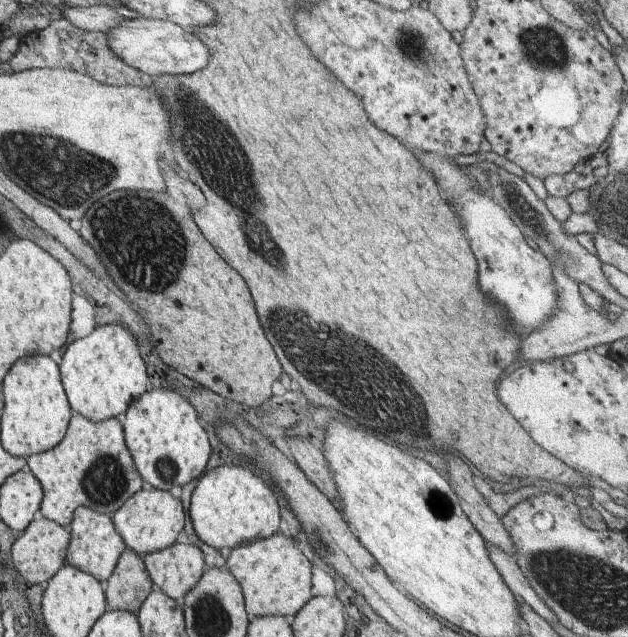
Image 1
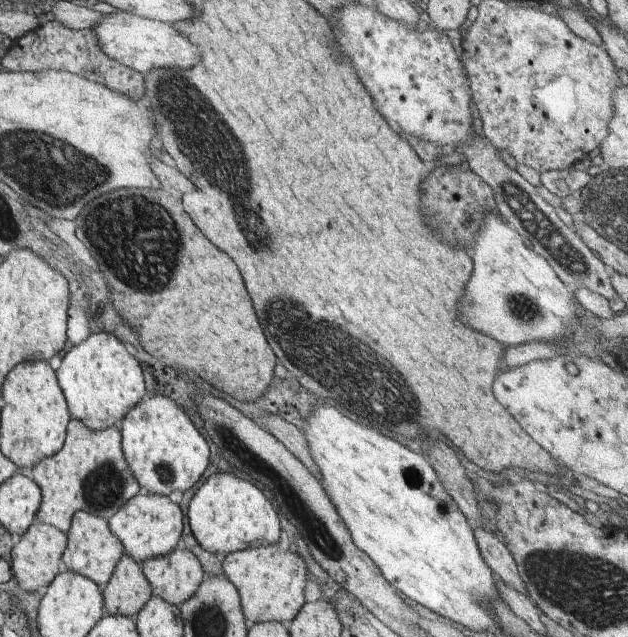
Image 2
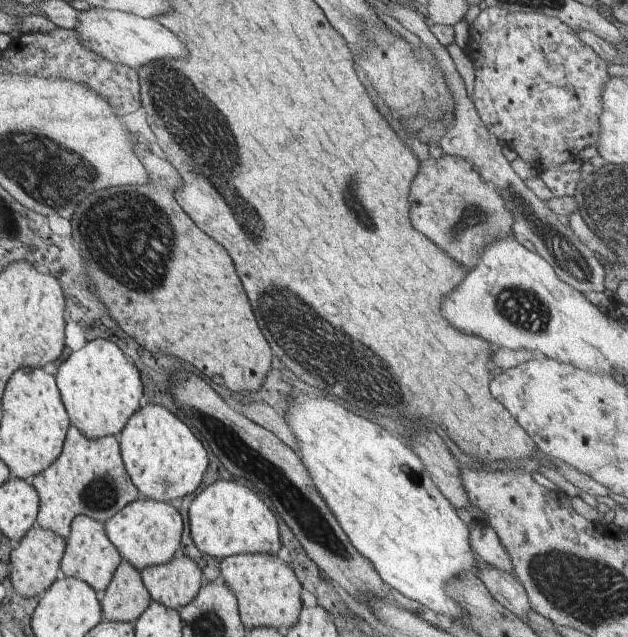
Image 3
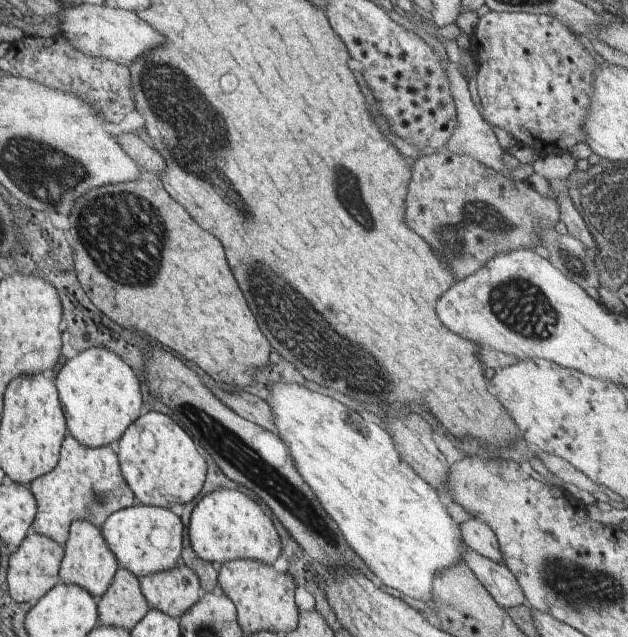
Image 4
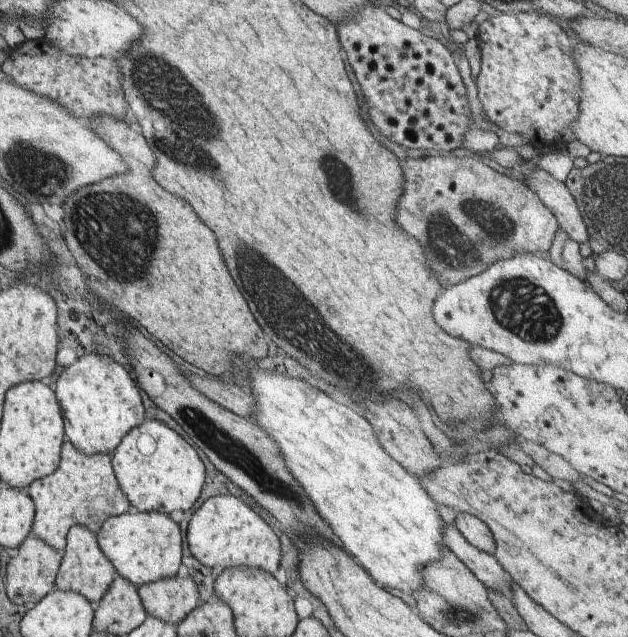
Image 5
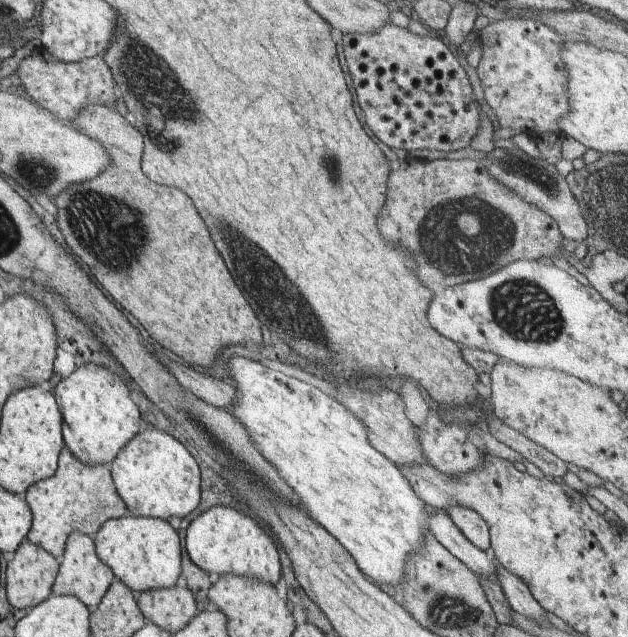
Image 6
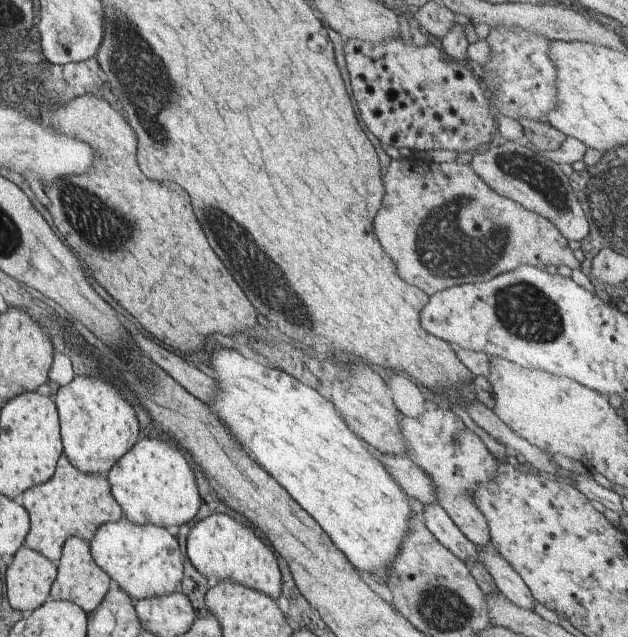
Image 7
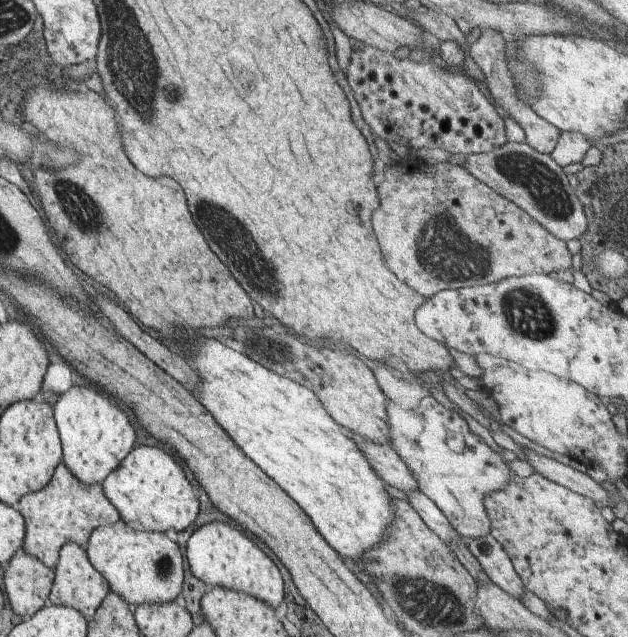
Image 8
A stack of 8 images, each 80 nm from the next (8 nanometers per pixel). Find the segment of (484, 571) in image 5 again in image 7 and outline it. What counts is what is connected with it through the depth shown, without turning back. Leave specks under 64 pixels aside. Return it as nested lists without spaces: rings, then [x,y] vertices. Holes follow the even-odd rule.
[[[438,503],[424,505],[423,512],[426,526],[440,544],[449,548],[460,560],[474,558],[477,555],[475,544],[460,532],[446,511]]]

